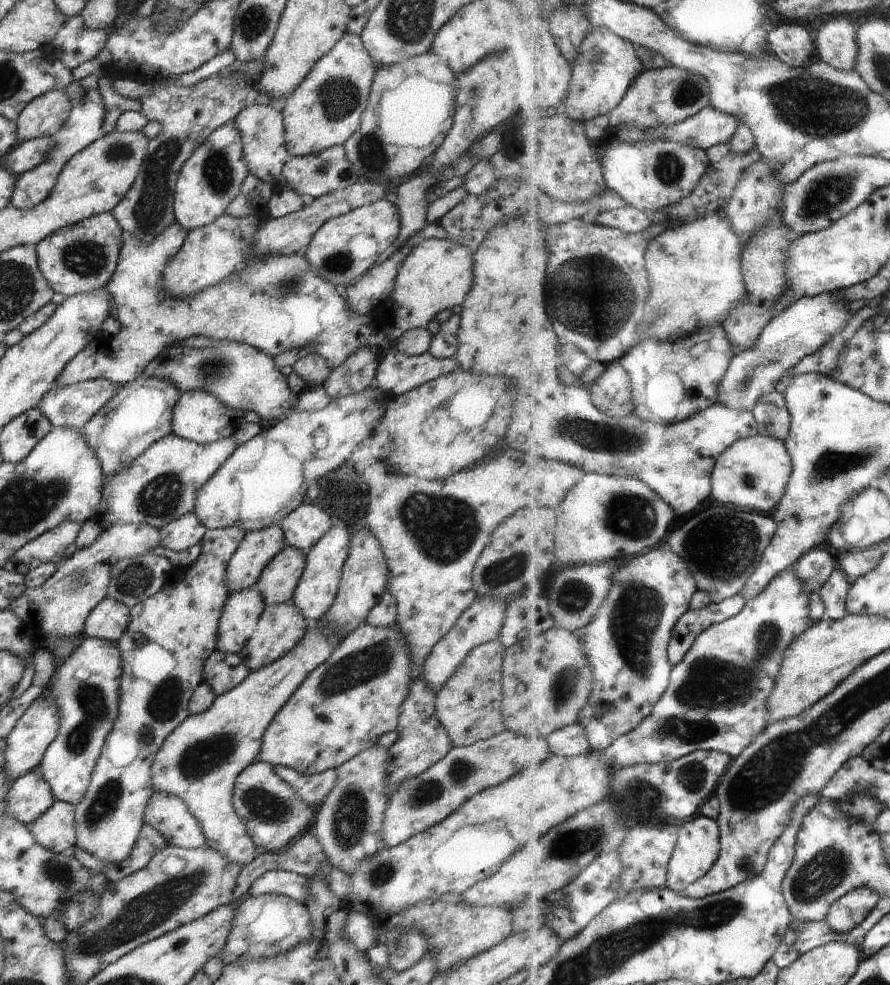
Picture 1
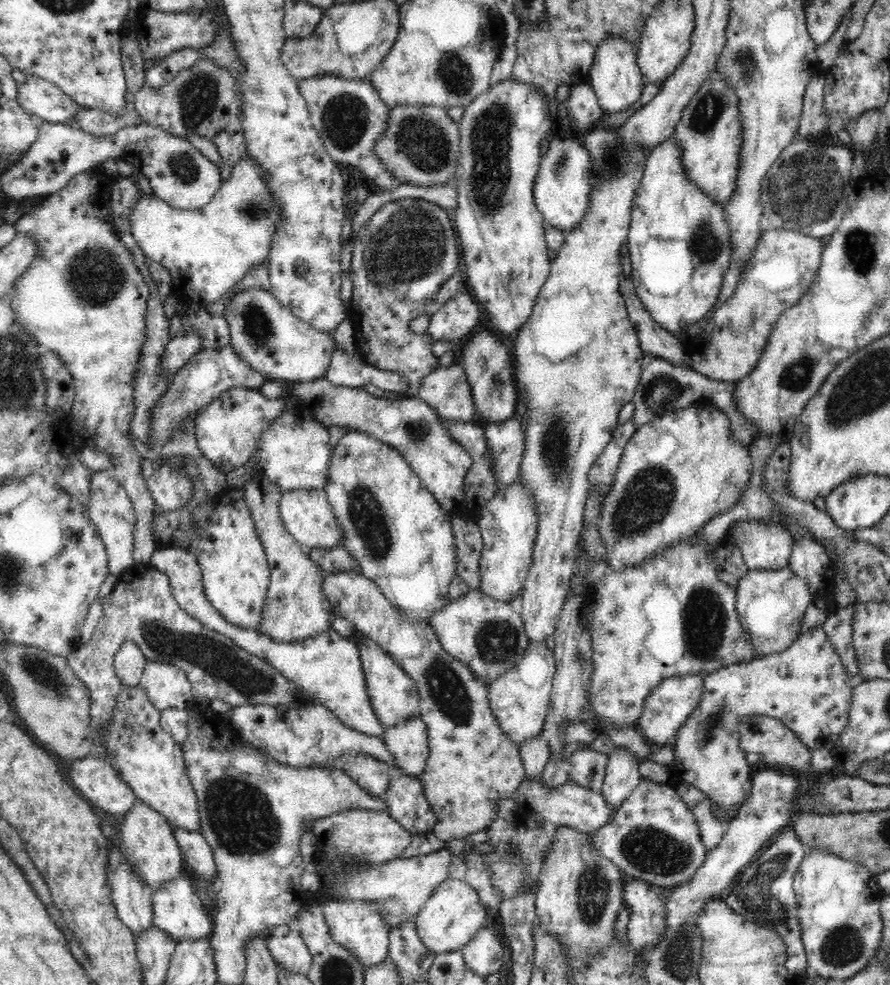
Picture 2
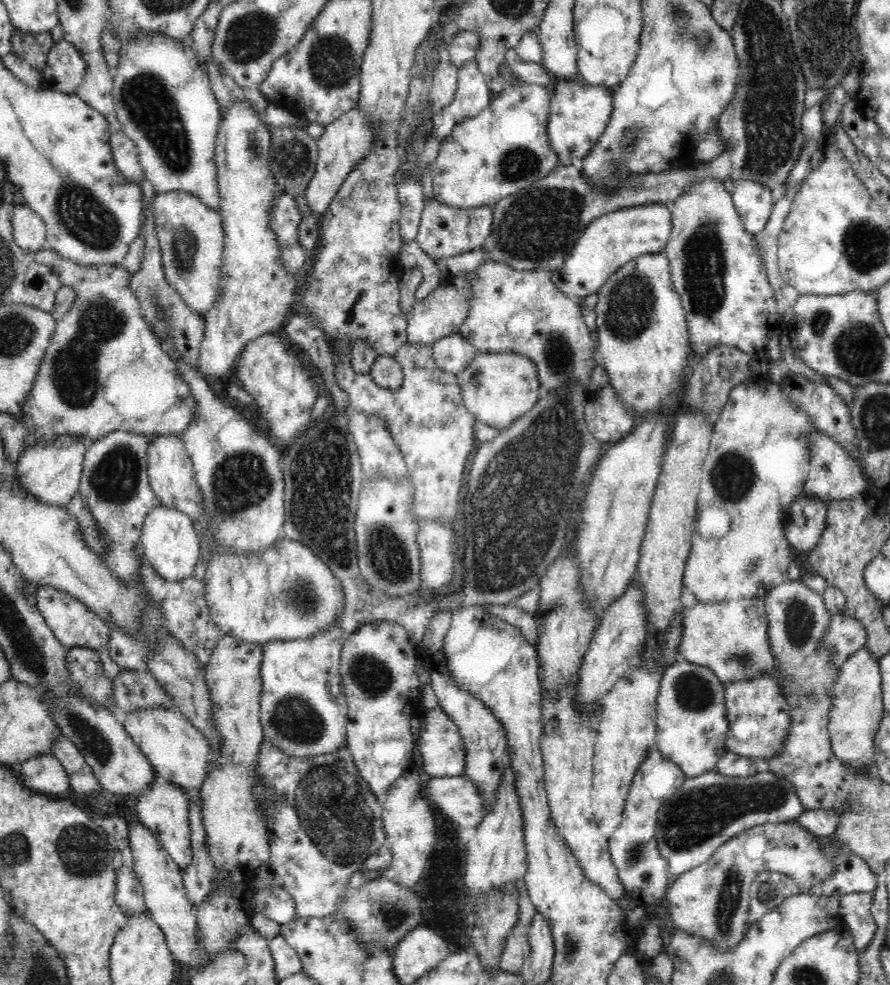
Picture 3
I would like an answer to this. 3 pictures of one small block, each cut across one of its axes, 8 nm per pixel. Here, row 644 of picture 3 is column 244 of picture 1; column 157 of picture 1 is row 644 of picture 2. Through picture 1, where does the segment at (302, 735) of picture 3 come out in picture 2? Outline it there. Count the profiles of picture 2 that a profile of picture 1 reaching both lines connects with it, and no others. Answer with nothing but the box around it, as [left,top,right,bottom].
[148,548,385,738]

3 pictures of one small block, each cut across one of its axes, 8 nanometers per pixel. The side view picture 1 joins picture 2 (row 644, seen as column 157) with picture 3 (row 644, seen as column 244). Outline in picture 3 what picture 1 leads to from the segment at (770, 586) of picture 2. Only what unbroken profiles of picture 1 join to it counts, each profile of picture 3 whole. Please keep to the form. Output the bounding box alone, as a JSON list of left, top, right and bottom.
[678,598,866,683]

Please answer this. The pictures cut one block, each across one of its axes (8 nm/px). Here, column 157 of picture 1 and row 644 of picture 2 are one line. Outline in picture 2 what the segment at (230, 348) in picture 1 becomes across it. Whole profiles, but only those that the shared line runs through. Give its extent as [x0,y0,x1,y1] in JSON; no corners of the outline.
[352,632,420,729]

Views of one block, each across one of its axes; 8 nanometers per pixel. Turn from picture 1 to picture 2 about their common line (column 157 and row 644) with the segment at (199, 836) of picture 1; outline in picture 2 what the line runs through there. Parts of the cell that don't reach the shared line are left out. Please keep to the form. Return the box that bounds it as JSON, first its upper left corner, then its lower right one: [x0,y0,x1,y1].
[669,625,857,814]

